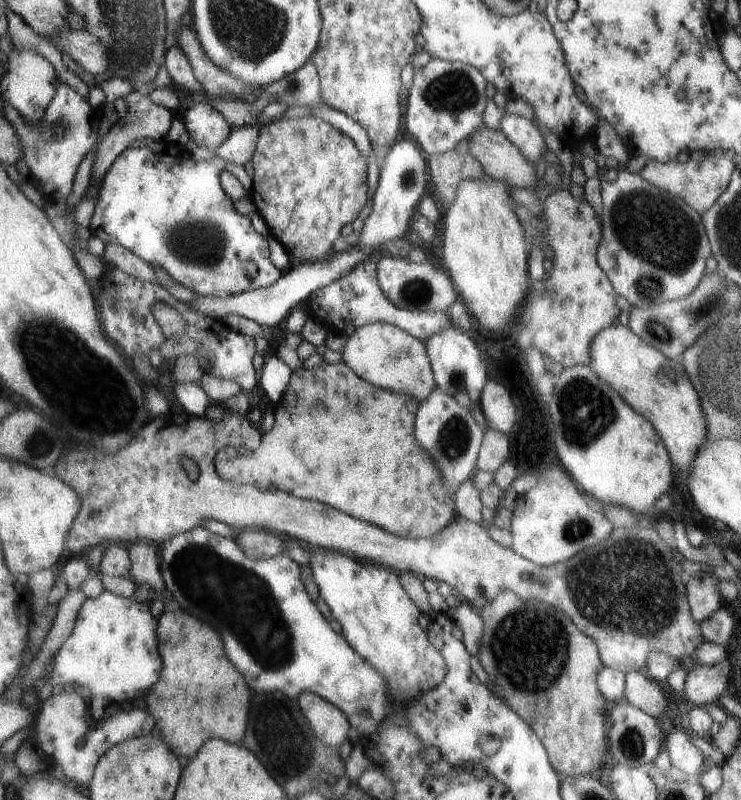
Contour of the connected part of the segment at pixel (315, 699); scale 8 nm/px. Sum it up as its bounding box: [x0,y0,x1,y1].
[299,691,353,749]

